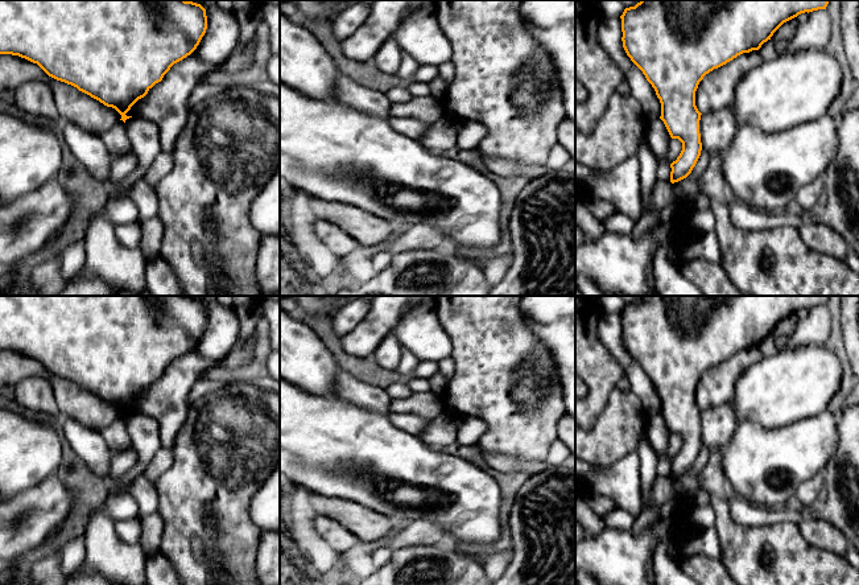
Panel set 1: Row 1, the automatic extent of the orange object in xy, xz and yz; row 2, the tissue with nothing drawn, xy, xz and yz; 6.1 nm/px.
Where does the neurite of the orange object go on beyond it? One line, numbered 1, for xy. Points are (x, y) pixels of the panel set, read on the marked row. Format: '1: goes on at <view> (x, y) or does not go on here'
1: does not go on here

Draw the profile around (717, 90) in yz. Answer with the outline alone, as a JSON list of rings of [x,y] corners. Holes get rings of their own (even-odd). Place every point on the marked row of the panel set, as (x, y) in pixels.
[[[752,50],[706,74],[695,91],[698,111],[710,114],[731,106],[739,81],[761,62],[759,50]]]

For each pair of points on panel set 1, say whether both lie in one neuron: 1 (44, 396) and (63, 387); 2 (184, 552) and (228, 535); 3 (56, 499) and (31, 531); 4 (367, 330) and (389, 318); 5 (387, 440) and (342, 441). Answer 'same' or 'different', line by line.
1: different
2: same
3: same
4: same
5: same

